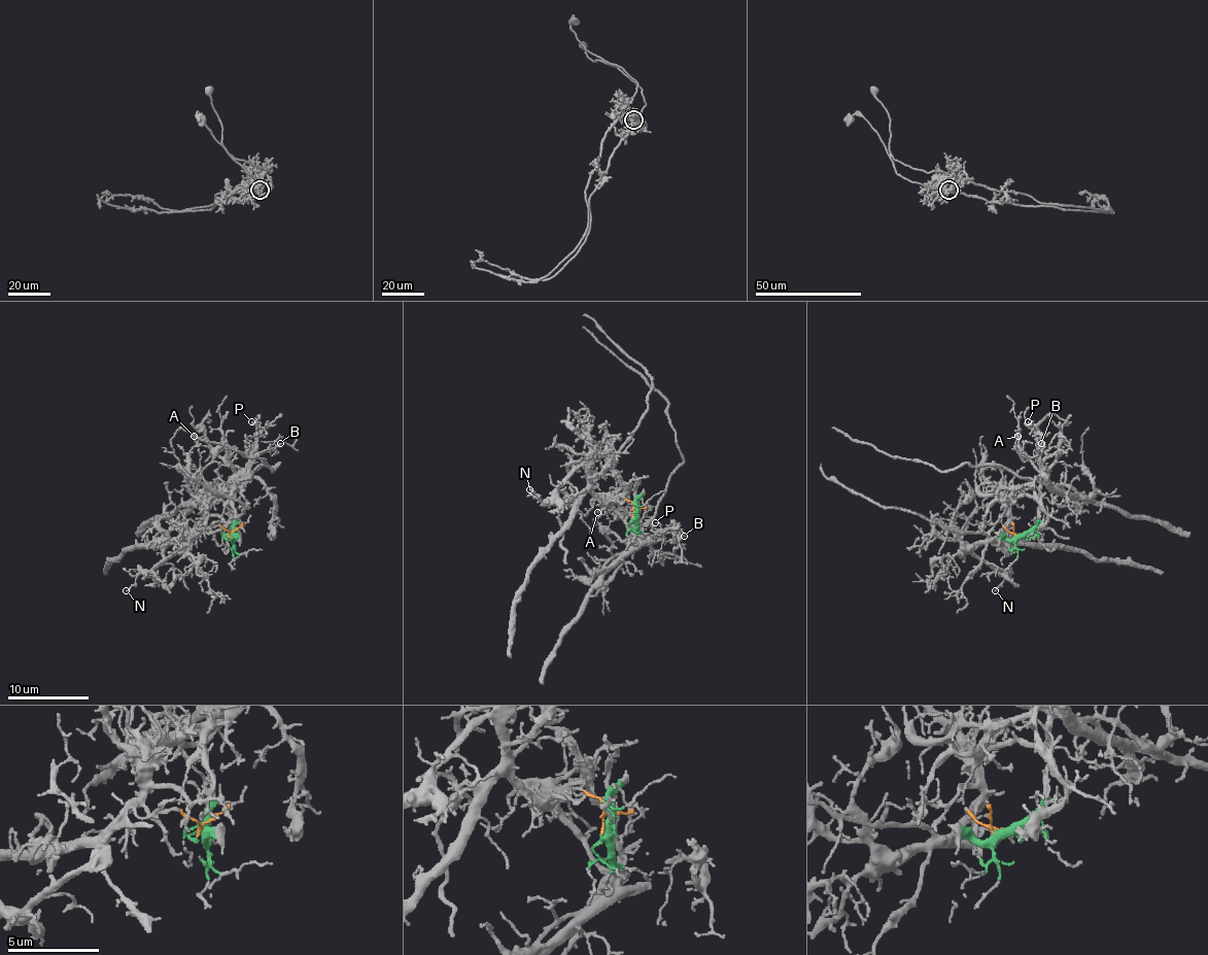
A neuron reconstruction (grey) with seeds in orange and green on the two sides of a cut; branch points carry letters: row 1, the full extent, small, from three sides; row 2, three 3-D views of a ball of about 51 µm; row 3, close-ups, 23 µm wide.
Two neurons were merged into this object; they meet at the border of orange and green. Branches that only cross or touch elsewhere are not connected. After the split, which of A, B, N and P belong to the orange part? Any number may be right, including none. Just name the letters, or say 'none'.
N

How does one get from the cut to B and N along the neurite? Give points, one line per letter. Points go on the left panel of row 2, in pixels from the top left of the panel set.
B: (230, 536), (234, 523), (234, 481), (261, 452), (281, 444)
N: (230, 536), (219, 525), (207, 527), (199, 523), (178, 550), (150, 571), (140, 573), (126, 591)

